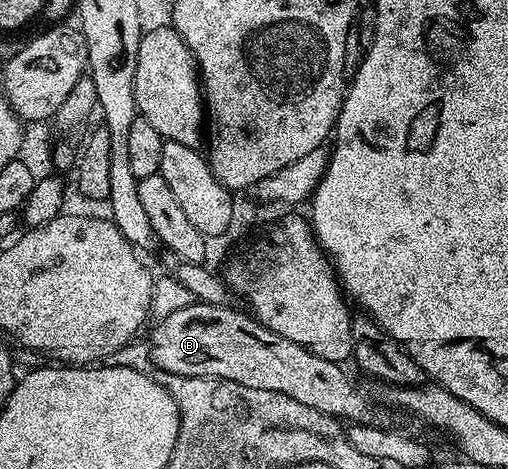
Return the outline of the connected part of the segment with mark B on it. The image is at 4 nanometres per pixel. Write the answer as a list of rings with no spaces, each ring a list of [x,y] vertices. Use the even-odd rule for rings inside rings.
[[[192,302],[162,317],[149,339],[152,365],[169,374],[216,376],[219,380],[241,382],[241,386],[253,386],[253,390],[289,394],[289,398],[297,398],[297,402],[313,406],[313,410],[321,410],[340,422],[392,427],[392,413],[386,407],[375,408],[342,363],[321,358],[305,350],[305,346],[281,338],[281,334],[269,330],[254,316],[233,307]]]

